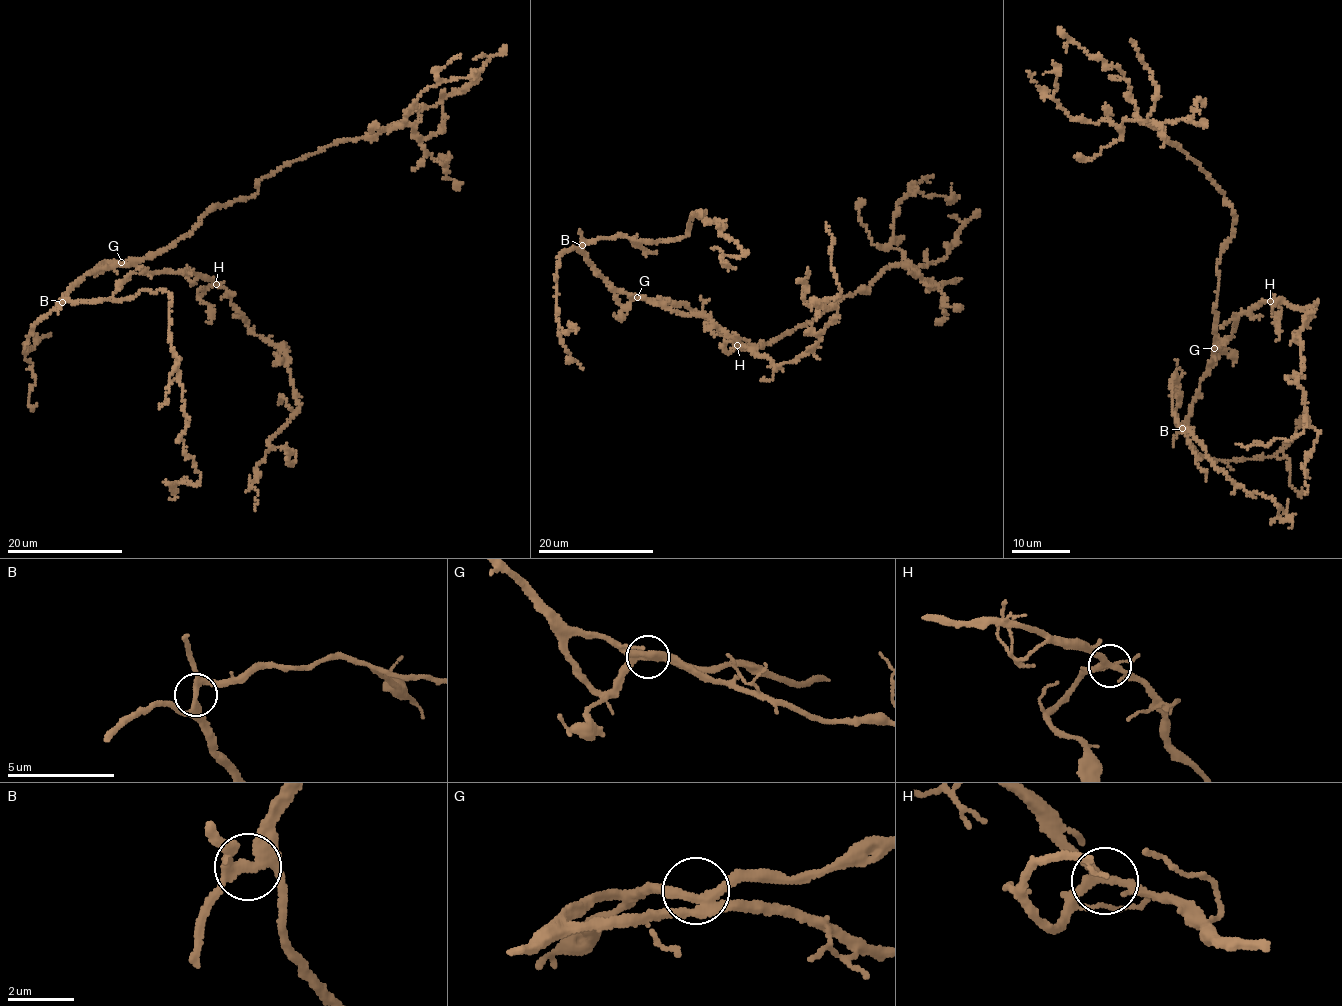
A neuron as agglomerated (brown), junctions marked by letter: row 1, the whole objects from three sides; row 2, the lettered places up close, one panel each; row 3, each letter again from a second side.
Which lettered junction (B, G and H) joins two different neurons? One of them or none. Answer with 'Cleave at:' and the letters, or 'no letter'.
Cleave at: no letter

